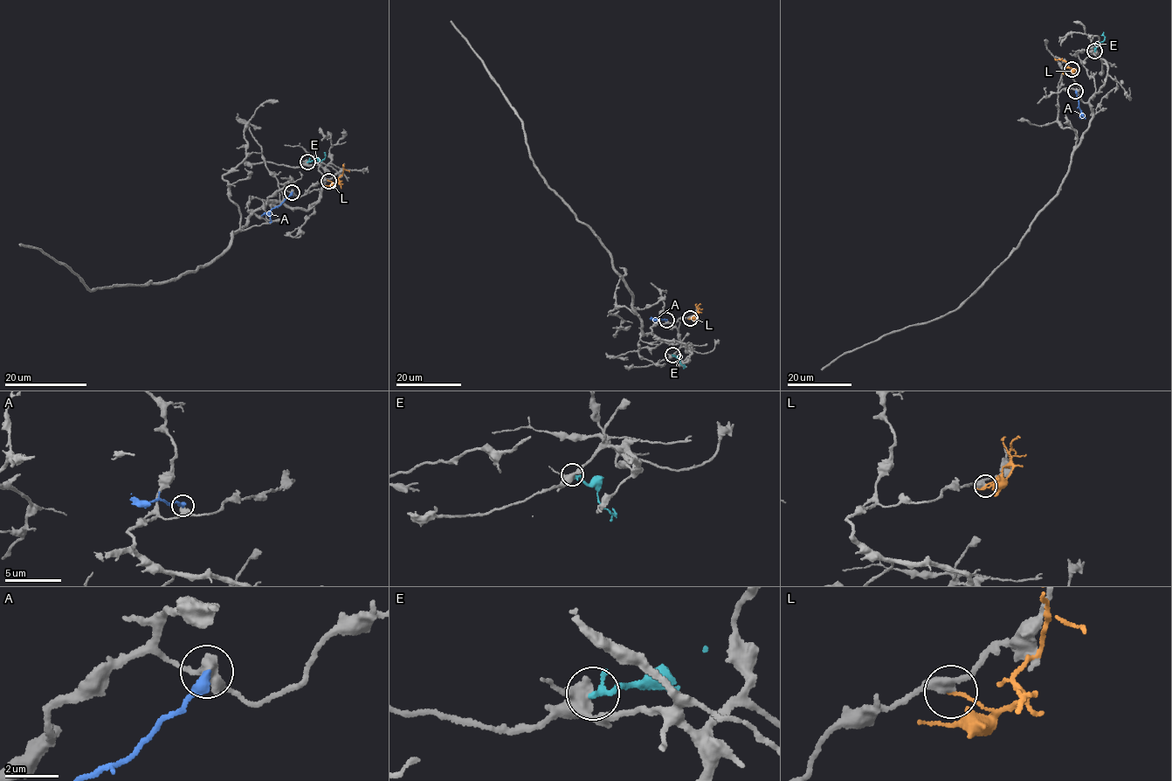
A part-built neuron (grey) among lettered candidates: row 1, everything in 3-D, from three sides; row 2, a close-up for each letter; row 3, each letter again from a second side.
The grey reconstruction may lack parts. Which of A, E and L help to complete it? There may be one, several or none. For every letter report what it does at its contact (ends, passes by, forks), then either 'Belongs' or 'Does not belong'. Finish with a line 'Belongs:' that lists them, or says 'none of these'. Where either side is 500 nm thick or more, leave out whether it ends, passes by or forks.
A: It ends there. Does not belong
E: It ends there. Does not belong
L: It ends there. Does not belong
Belongs: none of these

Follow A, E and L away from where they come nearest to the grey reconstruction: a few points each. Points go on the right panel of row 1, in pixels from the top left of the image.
A: (1076, 91), (1082, 116), (1085, 118)
E: (1094, 51), (1104, 40), (1104, 33)
L: (1072, 69), (1065, 61), (1054, 58)

